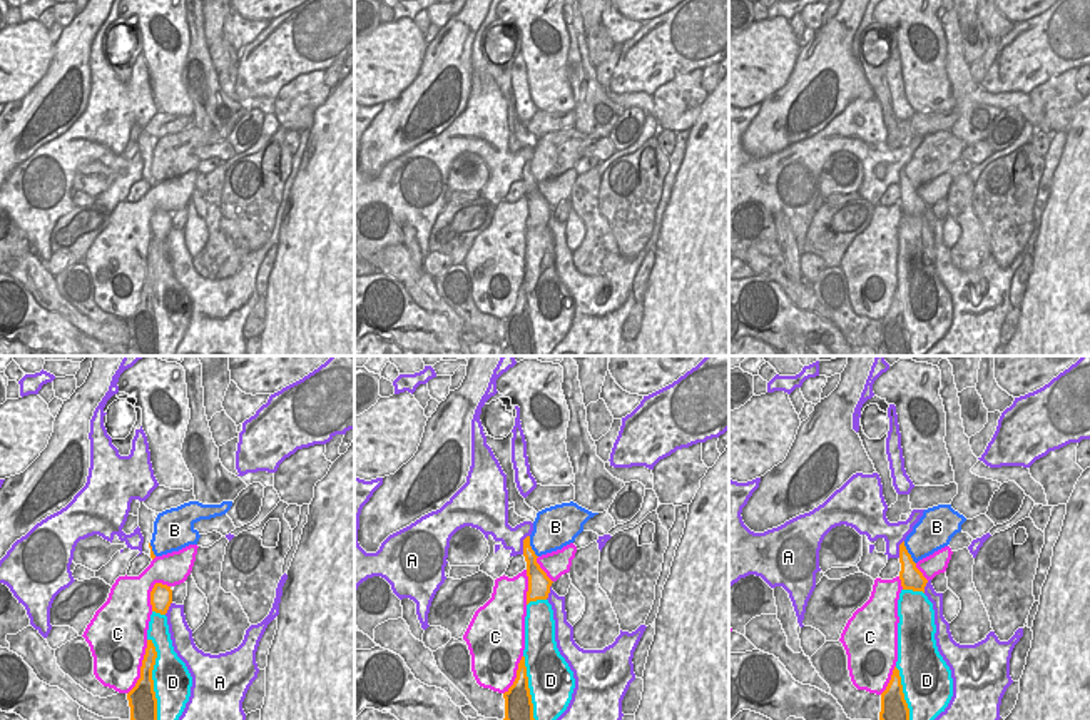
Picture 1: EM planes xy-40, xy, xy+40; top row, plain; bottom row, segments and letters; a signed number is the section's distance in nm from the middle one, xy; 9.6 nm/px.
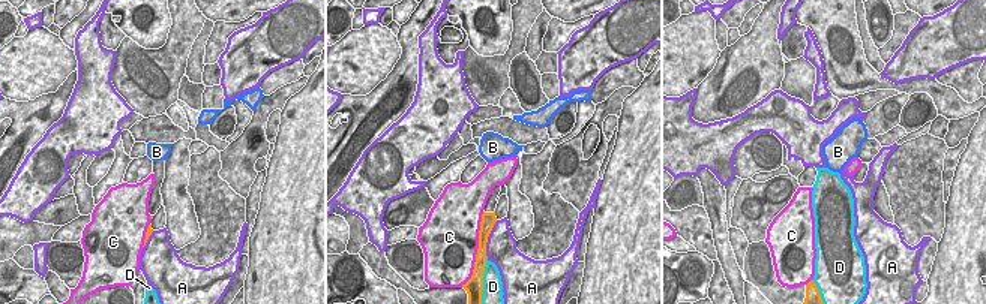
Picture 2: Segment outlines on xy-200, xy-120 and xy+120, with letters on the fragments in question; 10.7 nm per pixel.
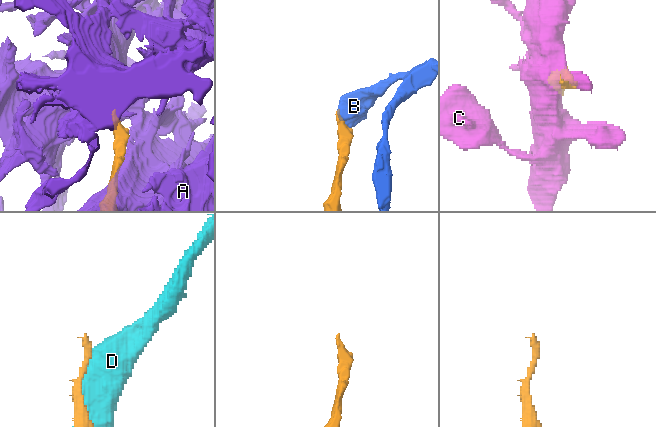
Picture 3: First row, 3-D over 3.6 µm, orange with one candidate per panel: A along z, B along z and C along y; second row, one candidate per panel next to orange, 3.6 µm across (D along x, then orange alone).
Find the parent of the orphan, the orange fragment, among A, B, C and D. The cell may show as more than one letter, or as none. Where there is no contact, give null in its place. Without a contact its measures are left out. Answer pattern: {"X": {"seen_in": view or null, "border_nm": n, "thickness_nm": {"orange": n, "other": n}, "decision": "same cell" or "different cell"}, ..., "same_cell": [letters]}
{"A": {"seen_in": "xy", "border_nm": 200, "thickness_nm": {"orange": 130, "other": 220}, "decision": "different cell"}, "B": {"seen_in": "xy+40", "border_nm": 260, "thickness_nm": {"orange": 220, "other": 320}, "decision": "different cell"}, "C": {"seen_in": "xy-40", "border_nm": 550, "thickness_nm": {"orange": 200, "other": 480}, "decision": "different cell"}, "D": {"seen_in": "xy-40", "border_nm": 900, "thickness_nm": {"orange": 280, "other": 360}, "decision": "different cell"}, "same_cell": []}

